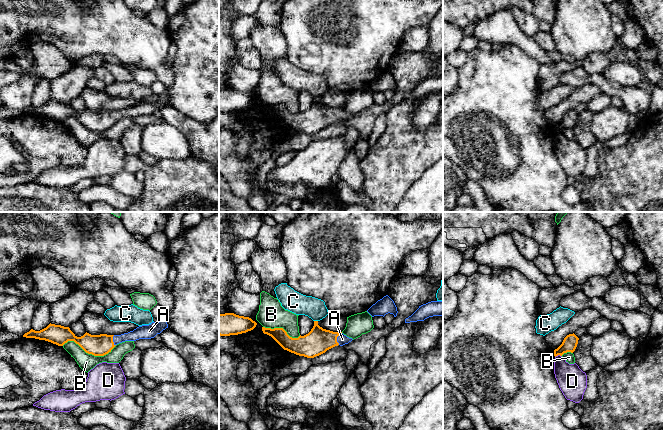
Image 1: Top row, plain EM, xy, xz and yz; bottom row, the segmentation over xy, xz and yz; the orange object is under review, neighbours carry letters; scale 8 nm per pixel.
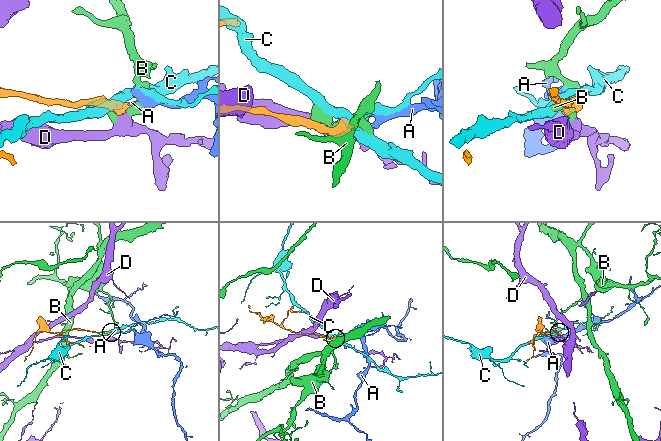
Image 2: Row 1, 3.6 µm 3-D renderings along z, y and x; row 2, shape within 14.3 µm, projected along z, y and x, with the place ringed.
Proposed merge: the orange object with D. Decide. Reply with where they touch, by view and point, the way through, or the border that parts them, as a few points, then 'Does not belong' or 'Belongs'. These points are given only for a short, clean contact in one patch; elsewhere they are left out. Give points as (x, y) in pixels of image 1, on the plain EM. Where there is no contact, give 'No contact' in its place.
Touches orange at yz (558, 130). Boundary: yz (561, 131), (555, 133). Does not belong

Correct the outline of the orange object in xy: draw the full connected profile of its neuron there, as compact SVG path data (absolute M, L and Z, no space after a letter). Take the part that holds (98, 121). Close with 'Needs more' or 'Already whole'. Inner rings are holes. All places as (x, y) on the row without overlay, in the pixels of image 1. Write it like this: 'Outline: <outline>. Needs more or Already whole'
Outline: M164 96L139 102L133 107L121 111L91 111L86 108L83 112L77 113L69 103L50 99L46 104L40 107L31 105L29 108L25 109L23 113L45 116L58 122L63 122L68 117L74 117L86 129L94 132L104 132L111 128L119 119L139 115L151 115L166 104L168 104L168 100L167 97Z. Needs more

